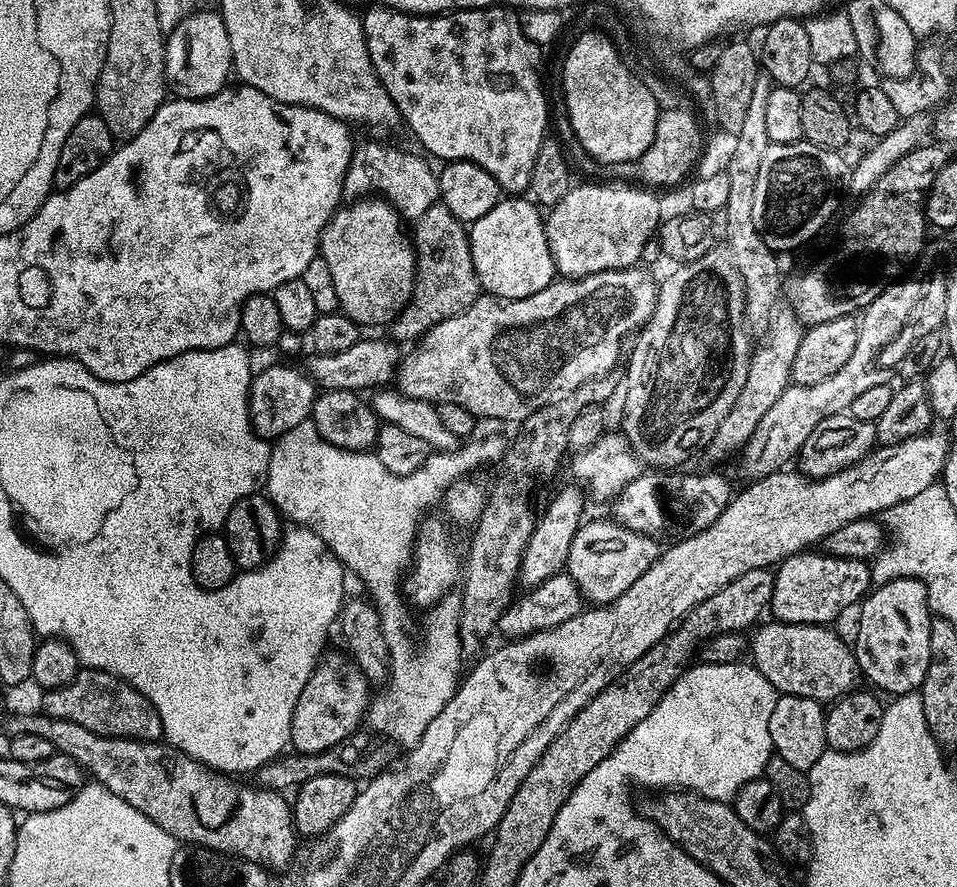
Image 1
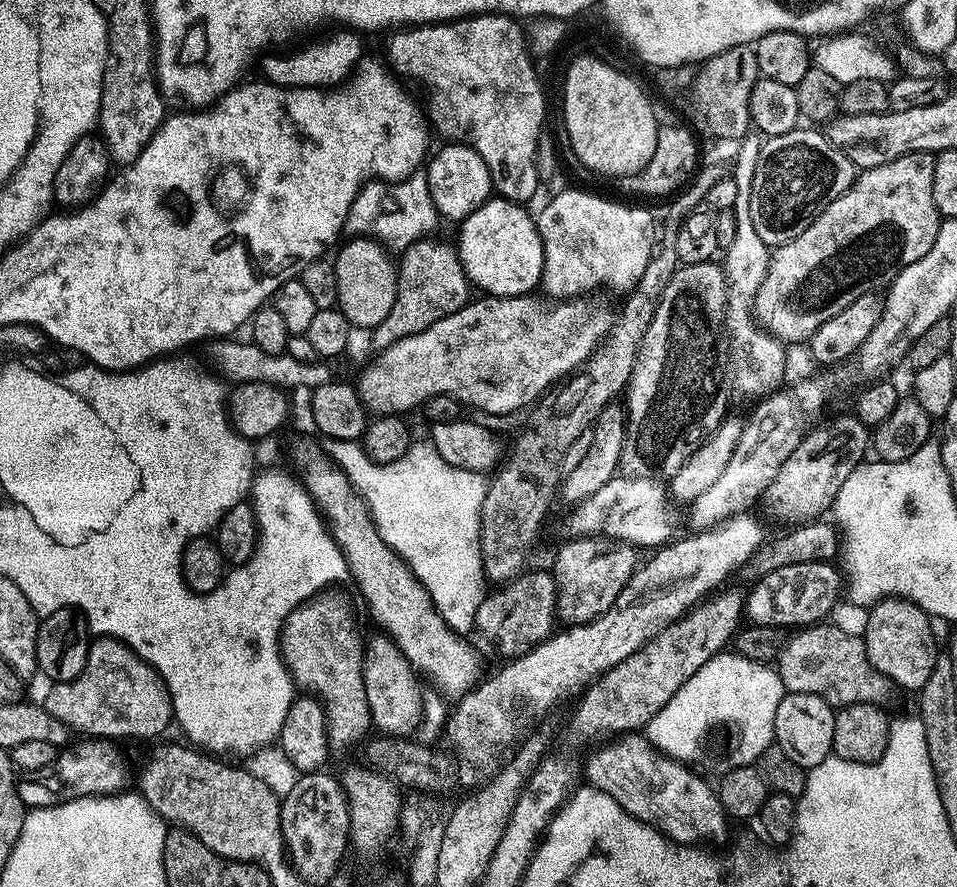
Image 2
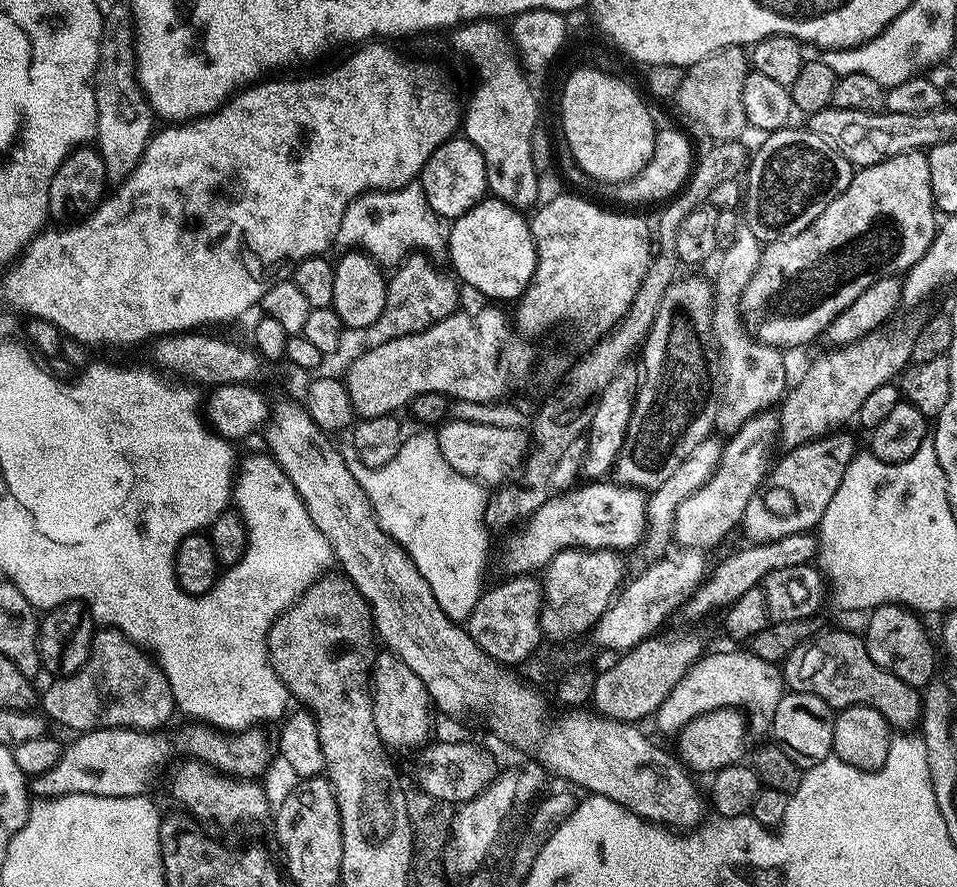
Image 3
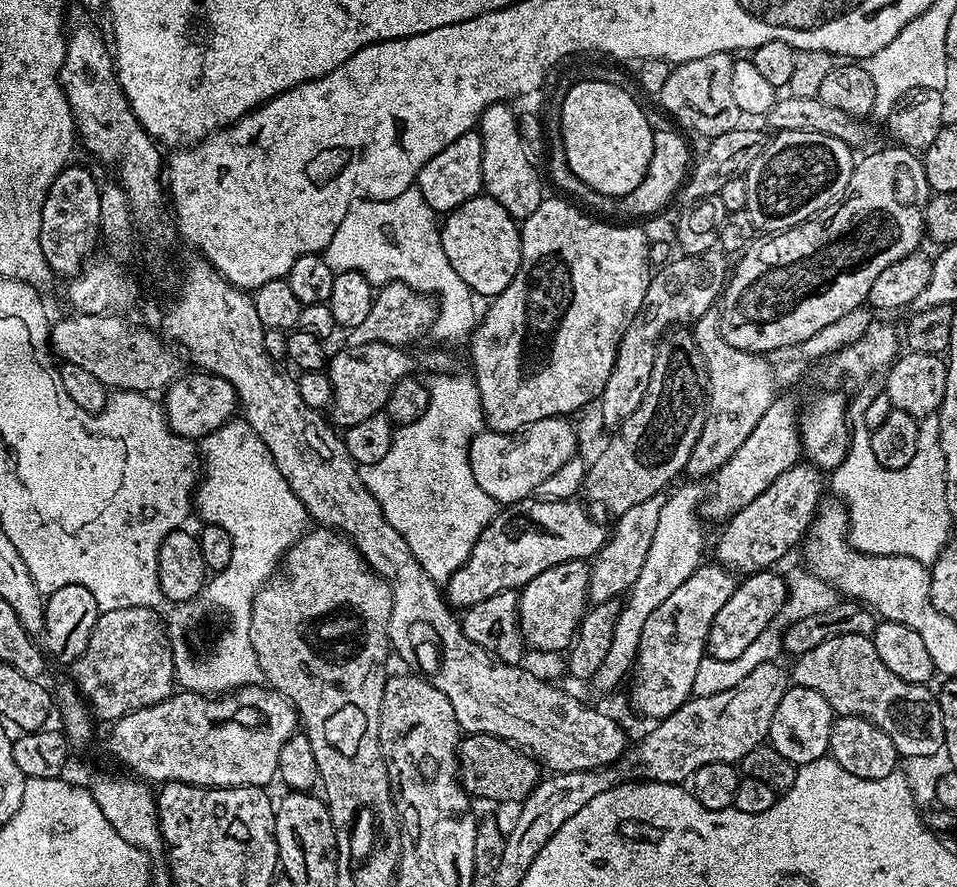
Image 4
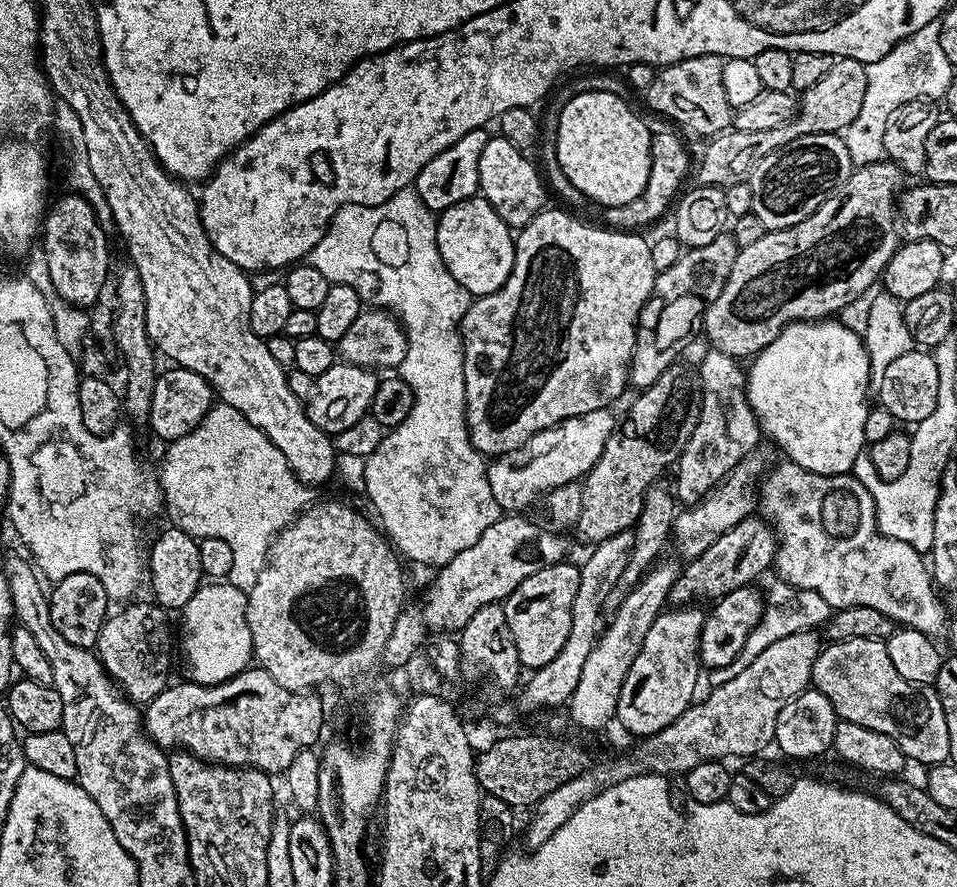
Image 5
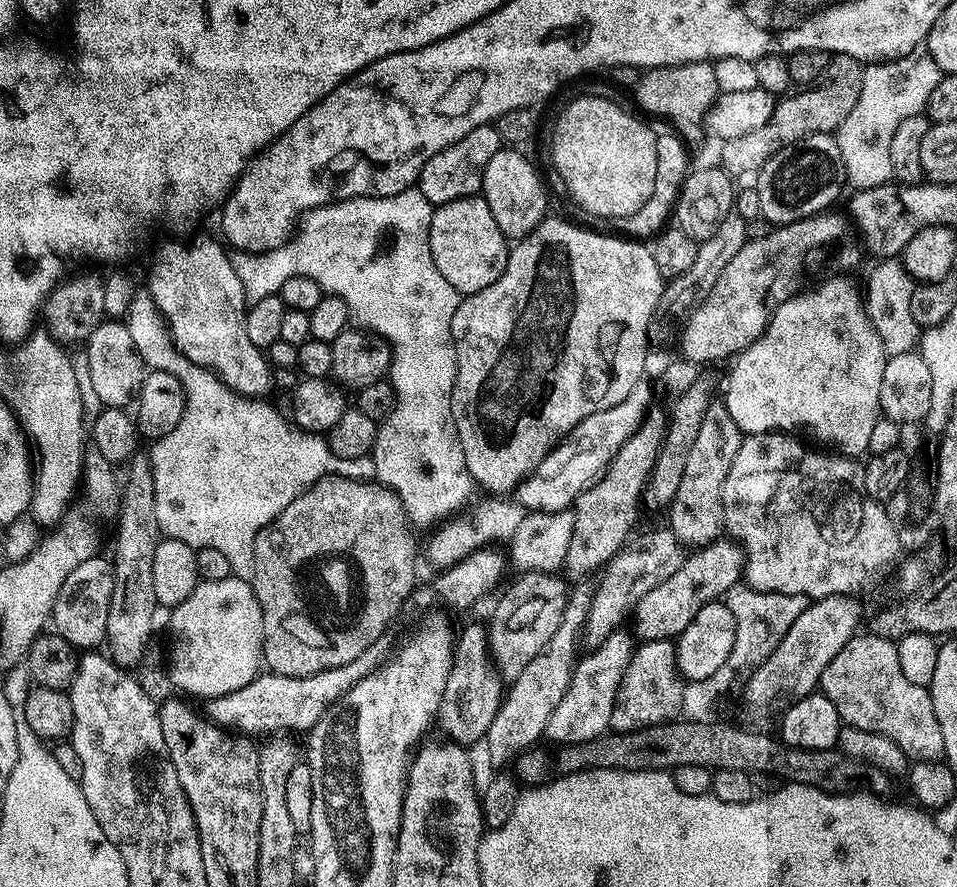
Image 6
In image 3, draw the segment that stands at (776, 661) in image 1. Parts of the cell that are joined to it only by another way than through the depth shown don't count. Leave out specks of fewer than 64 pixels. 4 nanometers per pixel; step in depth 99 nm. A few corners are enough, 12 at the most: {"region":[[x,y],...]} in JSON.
{"region":[[821,631],[782,661],[791,691],[833,710],[865,704],[893,730],[921,693],[859,635]]}

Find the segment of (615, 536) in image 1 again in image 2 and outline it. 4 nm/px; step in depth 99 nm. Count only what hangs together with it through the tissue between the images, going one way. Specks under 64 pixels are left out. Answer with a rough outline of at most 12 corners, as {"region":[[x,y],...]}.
{"region":[[581,536],[556,552],[558,616],[596,620],[638,567],[624,540]]}

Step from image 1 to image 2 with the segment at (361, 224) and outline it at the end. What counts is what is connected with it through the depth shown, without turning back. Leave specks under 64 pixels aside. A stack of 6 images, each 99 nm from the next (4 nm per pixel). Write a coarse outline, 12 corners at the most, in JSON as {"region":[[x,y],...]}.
{"region":[[356,234],[335,249],[341,314],[371,330],[390,314],[389,249]]}

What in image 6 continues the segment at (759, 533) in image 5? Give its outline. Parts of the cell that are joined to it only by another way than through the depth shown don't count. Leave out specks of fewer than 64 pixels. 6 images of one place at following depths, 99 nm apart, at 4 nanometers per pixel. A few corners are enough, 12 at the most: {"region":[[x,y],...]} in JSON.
{"region":[[721,538],[685,555],[636,603],[641,641],[675,641],[702,606],[741,583],[746,559]]}

